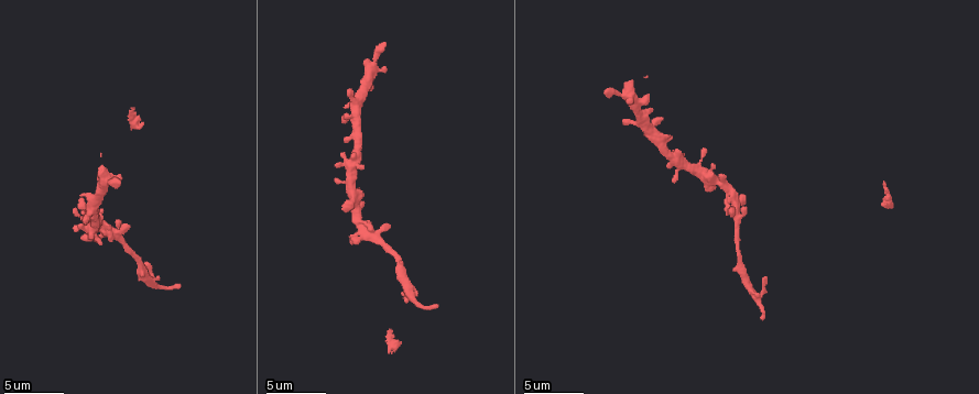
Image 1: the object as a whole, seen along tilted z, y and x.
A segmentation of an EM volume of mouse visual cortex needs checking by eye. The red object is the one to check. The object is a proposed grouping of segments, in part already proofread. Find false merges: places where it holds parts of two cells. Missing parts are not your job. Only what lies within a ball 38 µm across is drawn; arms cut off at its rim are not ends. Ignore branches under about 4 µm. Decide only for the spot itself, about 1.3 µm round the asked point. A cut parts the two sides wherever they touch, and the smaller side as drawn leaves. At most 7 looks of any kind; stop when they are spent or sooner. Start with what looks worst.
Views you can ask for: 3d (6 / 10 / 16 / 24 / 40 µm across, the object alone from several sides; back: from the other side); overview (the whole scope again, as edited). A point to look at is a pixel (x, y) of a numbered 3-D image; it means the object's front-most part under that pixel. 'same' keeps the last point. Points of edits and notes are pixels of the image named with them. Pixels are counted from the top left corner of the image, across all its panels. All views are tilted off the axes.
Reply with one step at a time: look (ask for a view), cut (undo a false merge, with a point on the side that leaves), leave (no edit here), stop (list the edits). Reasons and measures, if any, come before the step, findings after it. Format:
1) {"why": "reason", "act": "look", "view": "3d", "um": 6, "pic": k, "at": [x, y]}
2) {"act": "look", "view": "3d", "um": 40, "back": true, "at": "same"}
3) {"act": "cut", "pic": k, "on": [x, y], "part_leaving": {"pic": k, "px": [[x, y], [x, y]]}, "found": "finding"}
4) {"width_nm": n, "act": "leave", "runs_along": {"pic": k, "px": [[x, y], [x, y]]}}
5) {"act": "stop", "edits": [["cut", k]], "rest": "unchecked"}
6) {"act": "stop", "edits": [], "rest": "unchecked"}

{"why": "small branch off a trunk", "act": "look", "view": "3d", "um": 6, "pic": 1, "at": [736, 218]}

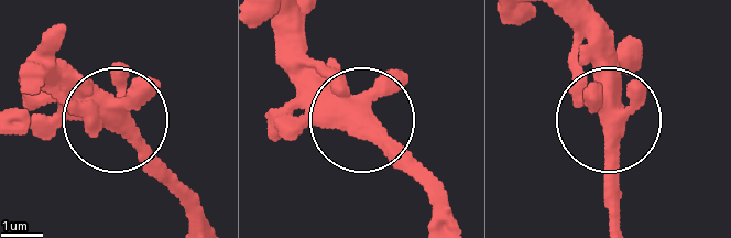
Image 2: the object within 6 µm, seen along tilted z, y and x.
{"arms": 4, "act": "leave", "found": "all the same cell"}

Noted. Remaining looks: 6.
{"why": "side arm on a straight run", "act": "look", "view": "3d", "um": 10, "pic": 1, "at": [754, 297]}

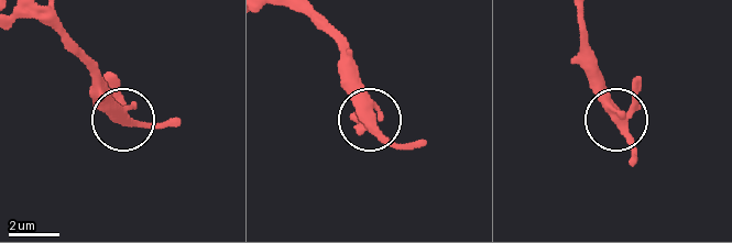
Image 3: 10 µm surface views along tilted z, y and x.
{"act": "look", "view": "3d", "um": 10, "back": true, "pic": 3, "at": [126, 119]}

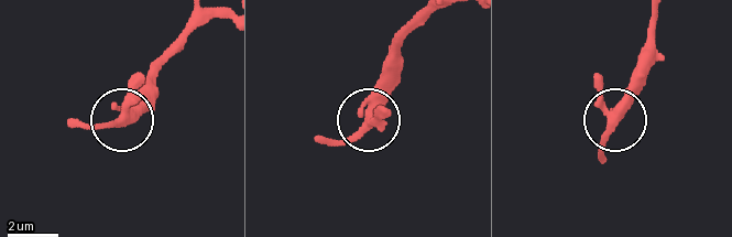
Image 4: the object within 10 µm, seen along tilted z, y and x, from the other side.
{"arms": 3, "act": "leave", "found": "one cell here"}

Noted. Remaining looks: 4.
{"why": "calibre changes", "act": "look", "view": "3d", "um": 10, "pic": 1, "at": [668, 151]}

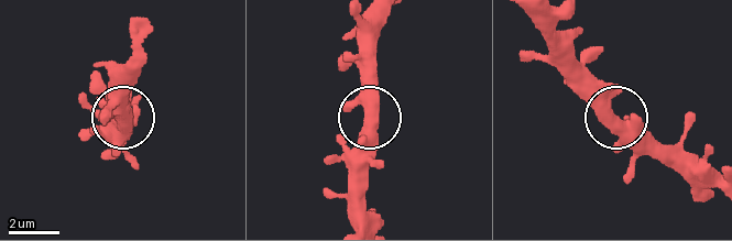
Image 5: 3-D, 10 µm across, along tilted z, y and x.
{"width_nm": 440, "act": "leave", "runs_along": {"pic": 5, "px": [[718, 189], [692, 181], [616, 116], [587, 77]]}, "found": "one cell here"}

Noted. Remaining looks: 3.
{"act": "stop", "edits": [], "rest": "unchecked"}

